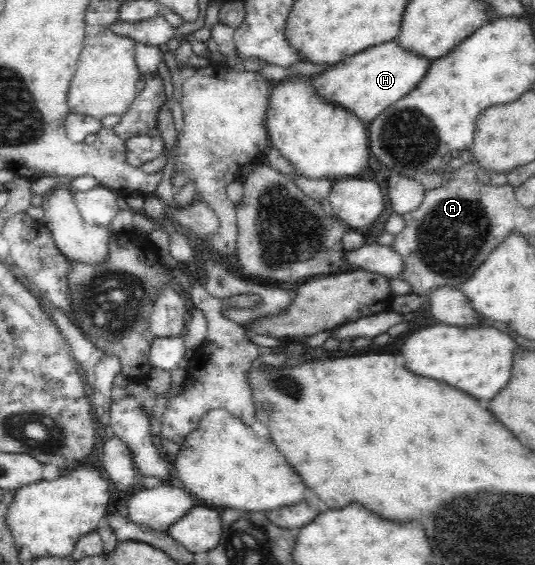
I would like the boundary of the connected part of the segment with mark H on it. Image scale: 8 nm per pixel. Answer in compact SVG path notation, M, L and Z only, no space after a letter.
M398 39L377 43L333 64L330 69L311 76L314 91L321 97L354 113L369 125L384 109L413 91L423 79L431 59L405 49Z

